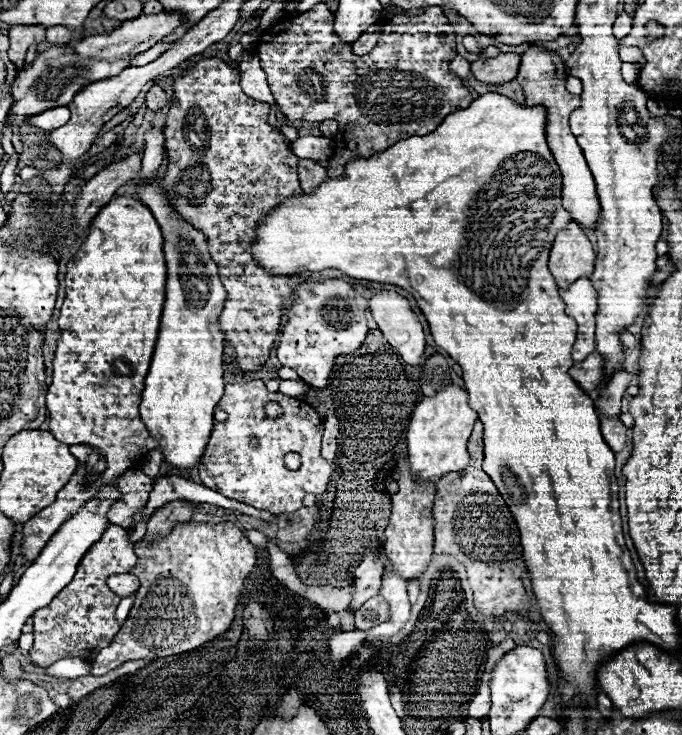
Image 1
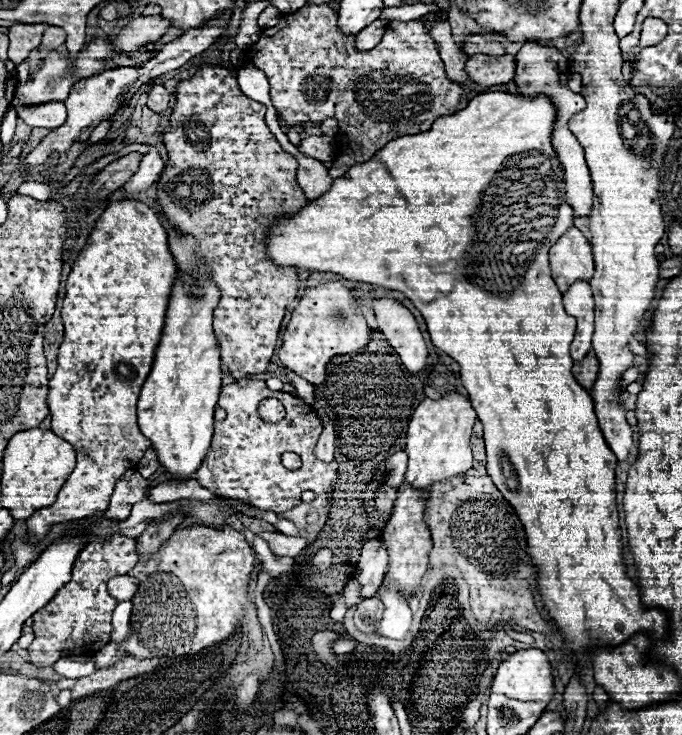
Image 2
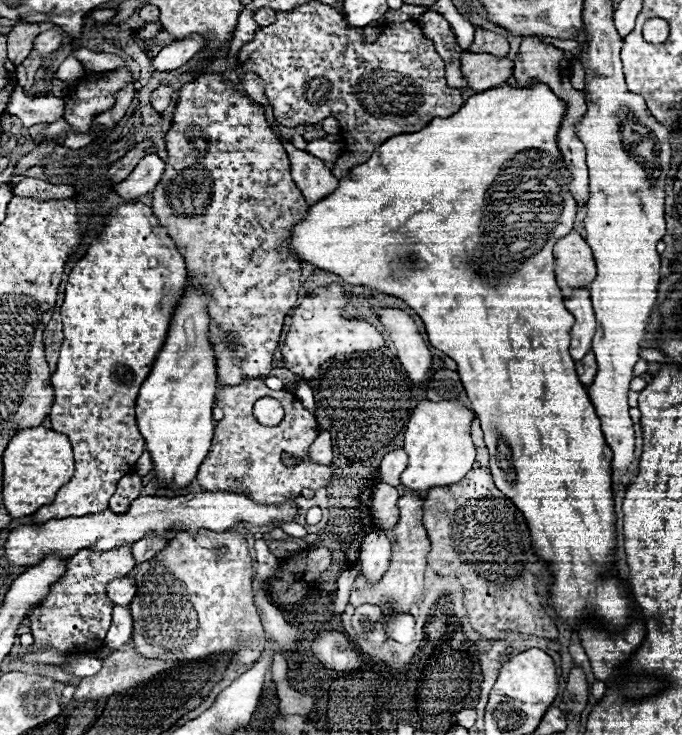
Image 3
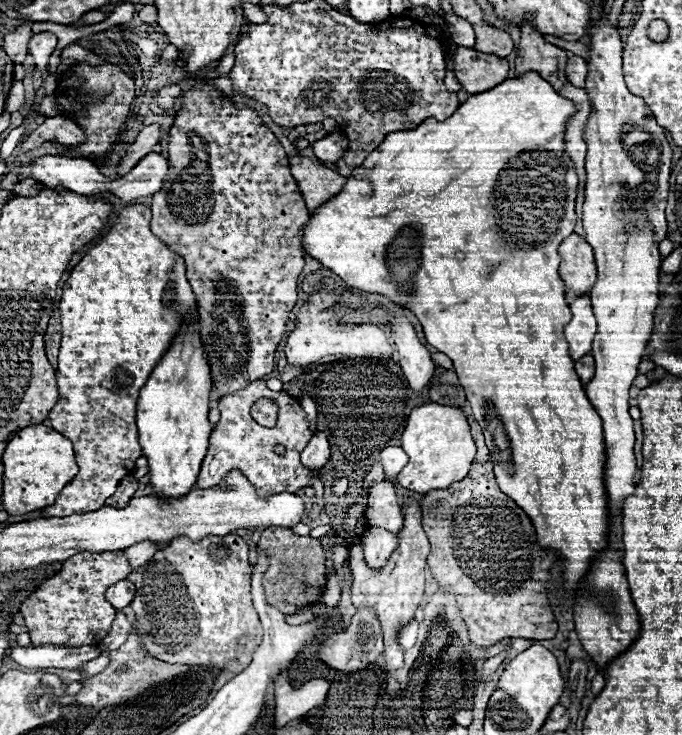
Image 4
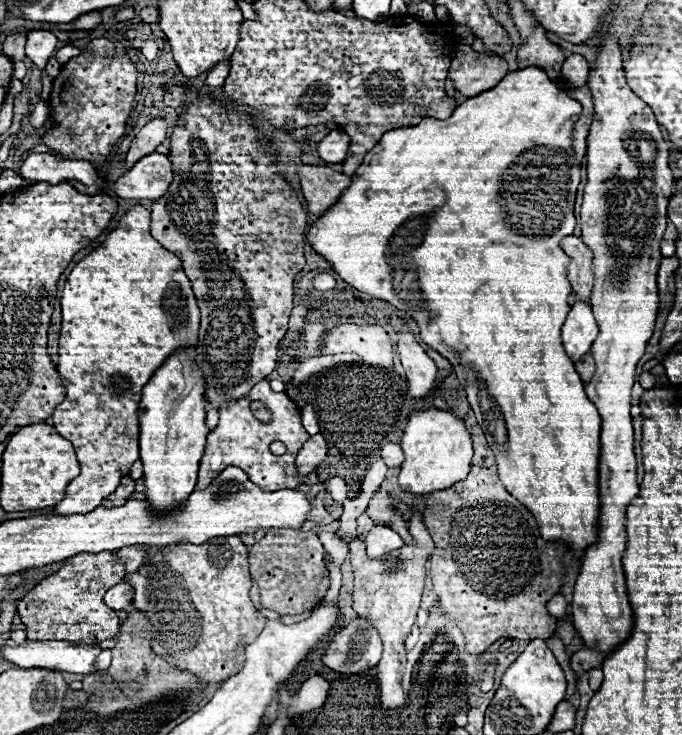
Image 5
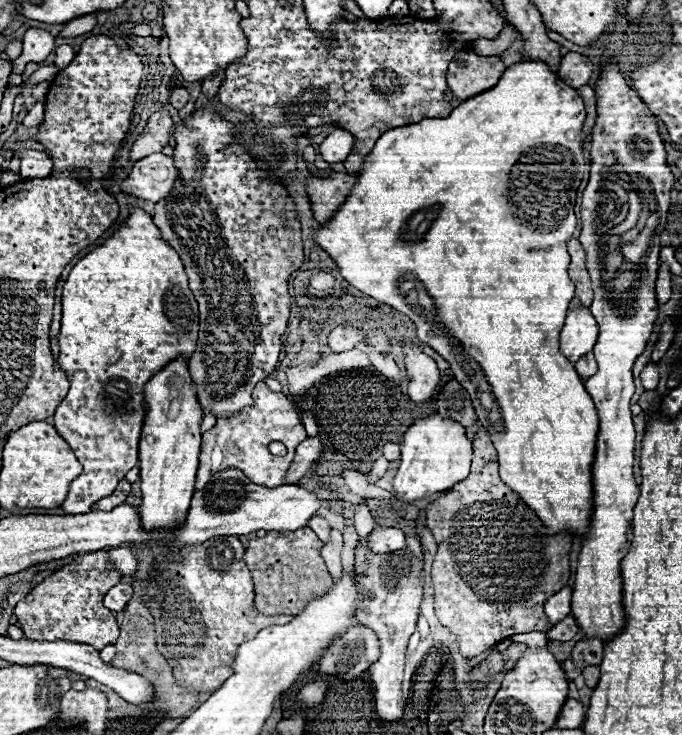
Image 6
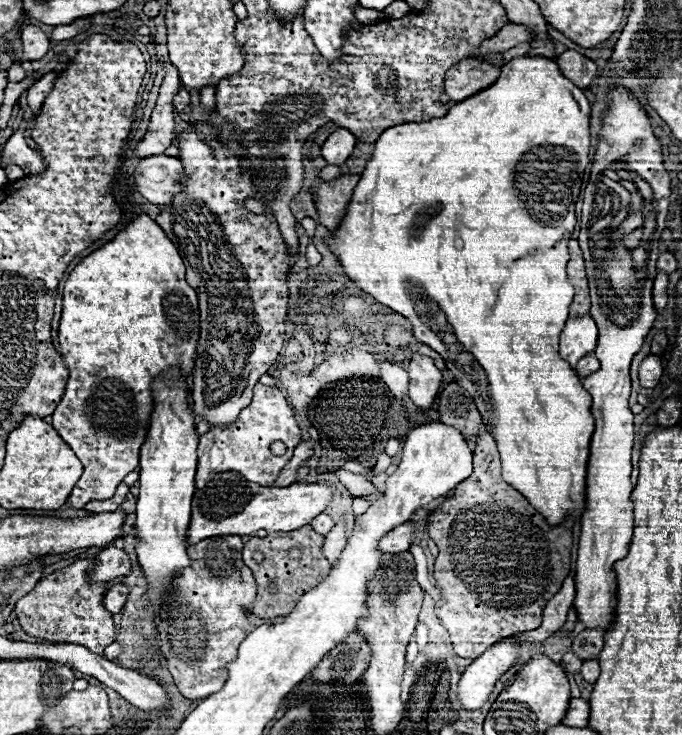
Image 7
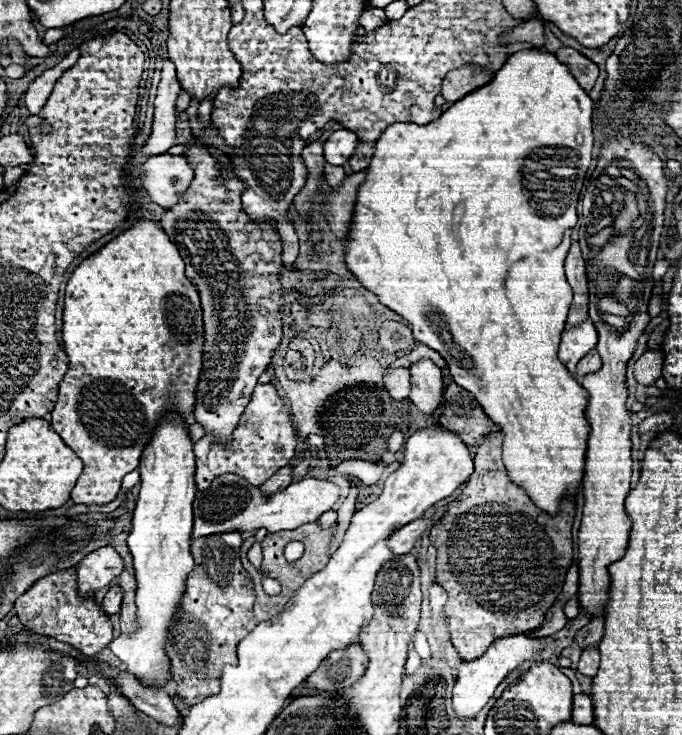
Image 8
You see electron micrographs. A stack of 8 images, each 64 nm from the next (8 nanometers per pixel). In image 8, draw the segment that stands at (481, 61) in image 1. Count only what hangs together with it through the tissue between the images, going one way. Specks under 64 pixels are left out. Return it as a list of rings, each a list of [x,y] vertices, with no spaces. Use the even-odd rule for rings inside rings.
[[[470,66],[452,70],[442,80],[442,96],[448,102],[456,102],[456,100],[464,98],[466,94],[474,92],[476,88],[484,86],[492,76],[494,76],[494,72],[488,72],[482,68],[470,68]]]

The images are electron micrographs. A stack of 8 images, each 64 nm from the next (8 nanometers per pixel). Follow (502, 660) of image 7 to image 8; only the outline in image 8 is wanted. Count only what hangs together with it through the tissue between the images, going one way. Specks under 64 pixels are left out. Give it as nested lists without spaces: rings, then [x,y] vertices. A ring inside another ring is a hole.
[[[516,634],[516,636],[504,636],[500,640],[496,640],[484,656],[470,660],[468,662],[460,662],[456,666],[458,670],[458,678],[452,690],[452,706],[456,716],[476,716],[486,702],[494,696],[494,690],[498,688],[498,684],[516,668],[520,668],[524,662],[528,660],[536,660],[540,656],[540,652],[544,650],[546,638],[530,638],[526,634]]]

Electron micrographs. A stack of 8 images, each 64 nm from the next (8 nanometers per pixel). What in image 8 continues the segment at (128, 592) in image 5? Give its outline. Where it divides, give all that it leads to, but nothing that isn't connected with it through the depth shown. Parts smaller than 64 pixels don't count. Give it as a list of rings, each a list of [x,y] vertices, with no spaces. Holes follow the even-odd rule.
[[[110,586],[108,594],[104,596],[104,602],[102,602],[106,614],[118,614],[120,604],[122,604],[122,588],[120,586]]]

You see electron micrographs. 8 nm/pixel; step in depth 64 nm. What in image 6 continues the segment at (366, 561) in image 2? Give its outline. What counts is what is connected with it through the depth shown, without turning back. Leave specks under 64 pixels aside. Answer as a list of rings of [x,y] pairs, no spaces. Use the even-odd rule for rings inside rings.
[[[382,528],[370,536],[370,548],[374,554],[402,550],[404,544],[406,544],[406,536],[402,528]]]

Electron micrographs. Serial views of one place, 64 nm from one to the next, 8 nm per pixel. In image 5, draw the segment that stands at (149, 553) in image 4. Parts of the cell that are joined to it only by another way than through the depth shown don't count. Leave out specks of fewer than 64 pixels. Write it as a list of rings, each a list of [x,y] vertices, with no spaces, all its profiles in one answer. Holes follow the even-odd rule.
[[[132,546],[132,548],[120,548],[120,552],[116,552],[116,556],[120,556],[120,560],[124,560],[126,572],[132,574],[132,572],[136,572],[142,566],[144,552],[146,552],[146,548]]]

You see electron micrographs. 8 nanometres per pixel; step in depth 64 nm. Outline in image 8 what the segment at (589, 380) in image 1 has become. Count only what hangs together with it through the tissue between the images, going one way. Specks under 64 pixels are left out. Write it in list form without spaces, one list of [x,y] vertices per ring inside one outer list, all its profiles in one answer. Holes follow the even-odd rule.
[[[592,350],[592,352],[588,352],[588,354],[578,362],[576,374],[586,376],[586,374],[592,374],[592,372],[596,372],[596,370],[600,370],[600,368],[602,368],[602,360],[600,360],[598,352]]]

